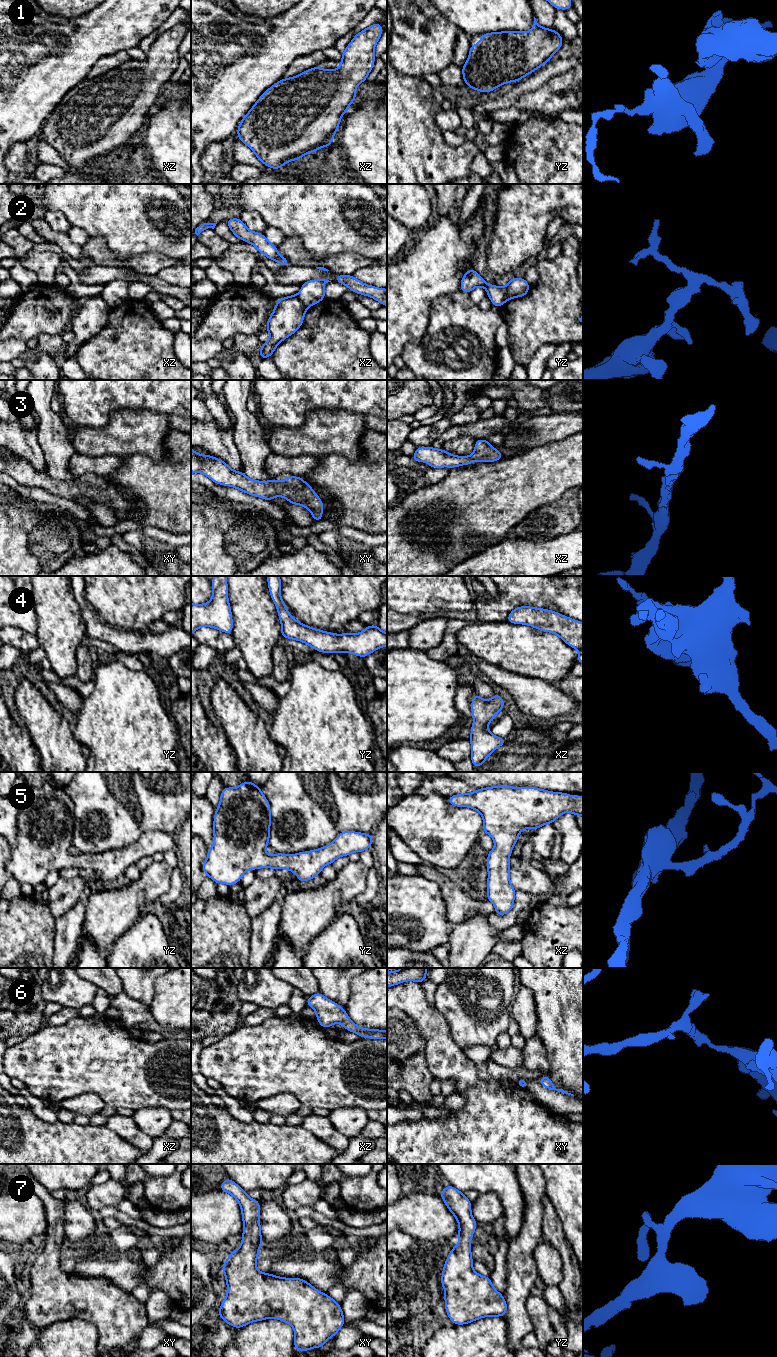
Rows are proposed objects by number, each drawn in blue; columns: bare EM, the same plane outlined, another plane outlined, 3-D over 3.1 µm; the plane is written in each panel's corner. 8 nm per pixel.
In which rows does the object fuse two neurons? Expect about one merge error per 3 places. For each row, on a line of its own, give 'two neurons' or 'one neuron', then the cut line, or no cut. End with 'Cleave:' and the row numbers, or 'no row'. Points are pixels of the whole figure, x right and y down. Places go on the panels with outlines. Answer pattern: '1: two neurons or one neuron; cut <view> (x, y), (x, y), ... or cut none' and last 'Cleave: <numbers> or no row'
1: one neuron; cut none
2: two neurons; cut yz (504, 287), (506, 300)
3: one neuron; cut none
4: one neuron; cut none
5: one neuron; cut none
6: one neuron; cut none
7: one neuron; cut none
Cleave: 2

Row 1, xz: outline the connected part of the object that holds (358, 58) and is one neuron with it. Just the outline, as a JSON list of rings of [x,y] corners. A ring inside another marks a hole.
[[[374,23],[355,34],[352,41],[342,52],[341,65],[338,69],[321,69],[315,66],[291,78],[283,78],[268,88],[242,118],[237,135],[240,141],[246,144],[255,156],[267,167],[279,170],[291,160],[300,161],[300,158],[316,150],[328,148],[338,130],[341,118],[347,112],[350,104],[356,101],[356,87],[367,80],[375,62],[374,48],[380,39],[384,28]]]

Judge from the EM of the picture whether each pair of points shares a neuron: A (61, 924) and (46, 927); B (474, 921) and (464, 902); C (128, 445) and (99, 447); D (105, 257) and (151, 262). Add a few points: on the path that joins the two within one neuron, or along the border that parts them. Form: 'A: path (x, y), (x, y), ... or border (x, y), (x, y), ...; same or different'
A: border (55, 920), (54, 950); different
B: border (488, 913), (472, 912), (466, 919), (452, 927); different
C: path (121, 445), (106, 445); same
D: path (116, 262), (140, 262); same

